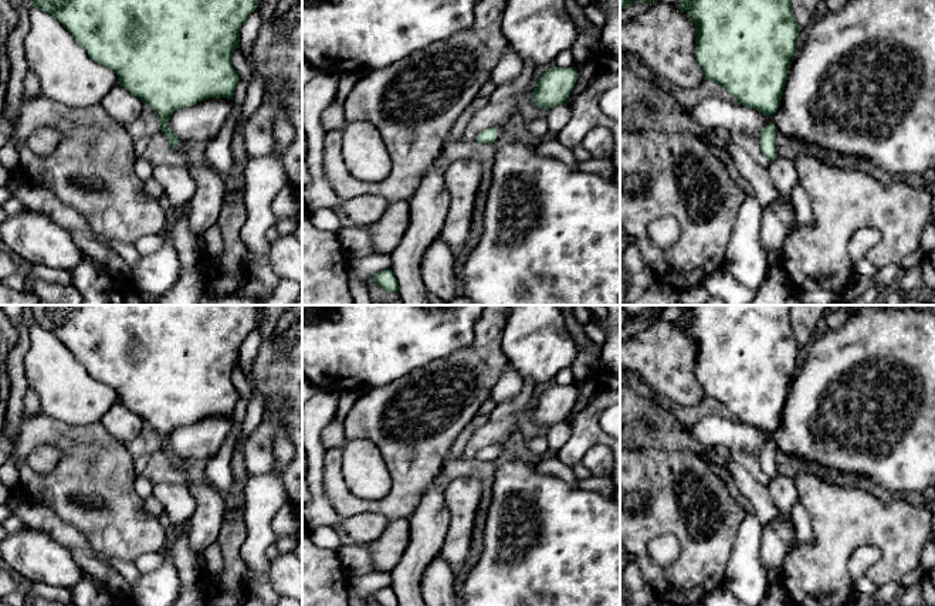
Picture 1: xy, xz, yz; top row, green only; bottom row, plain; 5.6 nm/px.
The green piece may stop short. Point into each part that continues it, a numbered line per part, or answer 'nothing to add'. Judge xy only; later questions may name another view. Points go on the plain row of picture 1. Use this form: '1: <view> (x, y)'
1: xy (205, 524)

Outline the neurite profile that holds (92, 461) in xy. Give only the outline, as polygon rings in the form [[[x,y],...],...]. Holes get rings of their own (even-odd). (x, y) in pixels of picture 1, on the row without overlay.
[[[41,412],[35,416],[24,413],[20,430],[14,436],[14,453],[20,458],[18,487],[28,500],[48,507],[64,522],[75,527],[101,558],[135,562],[145,553],[162,549],[165,525],[162,518],[152,517],[145,509],[145,501],[133,488],[138,477],[135,460],[126,444],[116,440],[101,422],[74,427]],[[40,446],[51,446],[61,451],[60,463],[50,474],[35,473],[26,461]],[[78,495],[99,495],[105,505],[82,505],[75,500]]]

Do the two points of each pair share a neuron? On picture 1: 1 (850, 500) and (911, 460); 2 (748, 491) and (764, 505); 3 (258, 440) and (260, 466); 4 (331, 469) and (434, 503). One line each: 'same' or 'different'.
1: different
2: same
3: same
4: different

